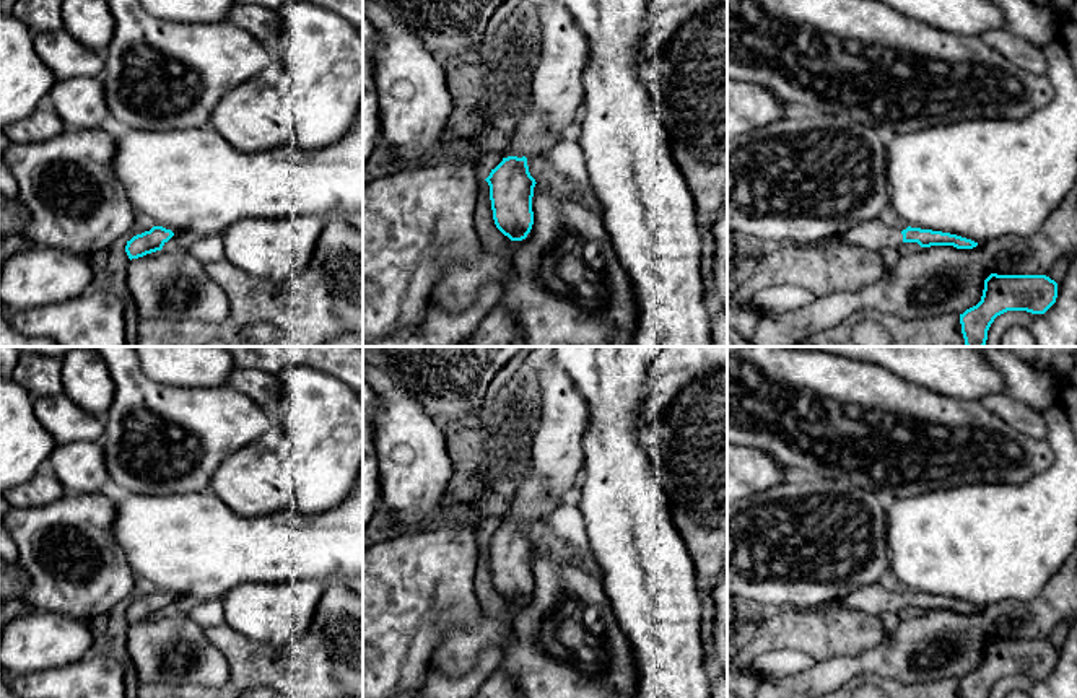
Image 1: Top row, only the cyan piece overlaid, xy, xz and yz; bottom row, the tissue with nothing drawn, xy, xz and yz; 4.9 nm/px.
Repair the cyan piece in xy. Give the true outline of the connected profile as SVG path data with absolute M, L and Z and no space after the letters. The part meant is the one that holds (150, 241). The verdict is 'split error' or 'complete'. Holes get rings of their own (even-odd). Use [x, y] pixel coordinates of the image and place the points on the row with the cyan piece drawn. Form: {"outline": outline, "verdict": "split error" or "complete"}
{"outline": "M153 226L150 231L133 236L127 241L125 252L129 259L138 259L146 254L161 251L163 246L174 236L171 229Z", "verdict": "complete"}

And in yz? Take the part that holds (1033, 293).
{"outline": "M997 275L984 280L981 301L960 314L966 347L984 347L994 319L1007 311L1044 314L1057 298L1057 283L1046 275Z", "verdict": "complete"}

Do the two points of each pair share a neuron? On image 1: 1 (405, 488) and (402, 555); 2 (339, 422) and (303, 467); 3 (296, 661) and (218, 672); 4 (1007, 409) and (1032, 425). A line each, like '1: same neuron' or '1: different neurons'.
1: different neurons
2: same neuron
3: different neurons
4: same neuron

